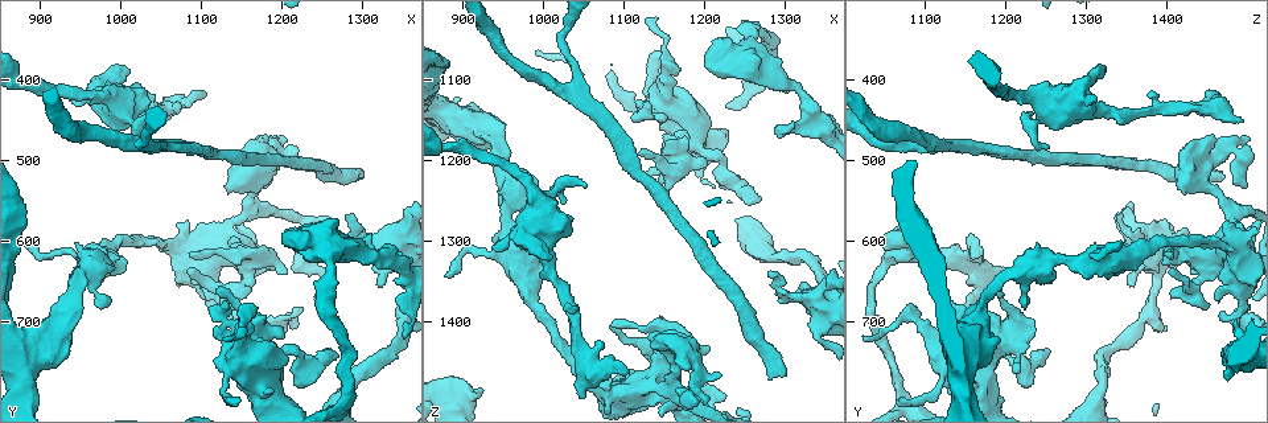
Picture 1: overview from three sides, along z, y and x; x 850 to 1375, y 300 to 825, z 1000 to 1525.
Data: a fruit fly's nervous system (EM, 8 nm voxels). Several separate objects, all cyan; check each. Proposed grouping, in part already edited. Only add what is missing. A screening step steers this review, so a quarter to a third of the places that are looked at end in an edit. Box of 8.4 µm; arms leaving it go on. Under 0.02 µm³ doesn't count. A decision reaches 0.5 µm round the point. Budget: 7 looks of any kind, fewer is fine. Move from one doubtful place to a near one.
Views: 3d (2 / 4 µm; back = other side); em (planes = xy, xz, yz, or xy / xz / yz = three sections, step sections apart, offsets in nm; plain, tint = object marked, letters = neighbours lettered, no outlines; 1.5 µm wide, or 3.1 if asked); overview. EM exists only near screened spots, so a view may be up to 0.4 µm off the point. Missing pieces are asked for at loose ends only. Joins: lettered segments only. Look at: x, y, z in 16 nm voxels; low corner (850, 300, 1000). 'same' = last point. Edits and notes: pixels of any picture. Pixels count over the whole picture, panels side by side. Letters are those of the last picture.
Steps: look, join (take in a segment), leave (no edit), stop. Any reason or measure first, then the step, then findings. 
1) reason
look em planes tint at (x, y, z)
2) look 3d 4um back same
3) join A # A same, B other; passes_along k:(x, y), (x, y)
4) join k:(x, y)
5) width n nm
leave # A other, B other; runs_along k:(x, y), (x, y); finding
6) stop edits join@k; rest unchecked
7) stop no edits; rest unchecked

branch stops here
look 3d 4um at (1205, 715, 1195)

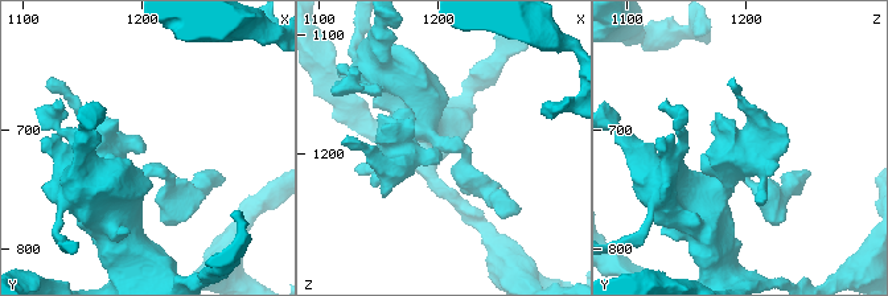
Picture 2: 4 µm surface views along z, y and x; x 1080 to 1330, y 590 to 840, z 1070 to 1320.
look em yz step 8 letters at (1202, 720, 1198)

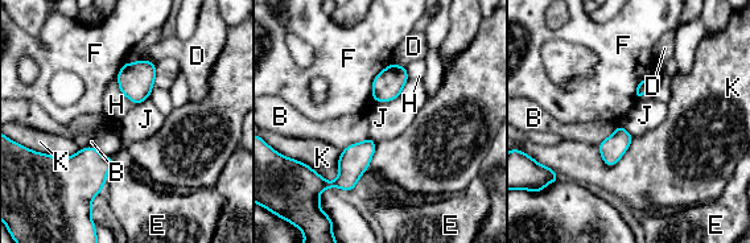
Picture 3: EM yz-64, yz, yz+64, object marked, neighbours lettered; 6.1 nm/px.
leave # B other, D other, E other, F other, H other, J other, K other; border 3:(392, 62), (374, 78), (373, 99); none of them fits

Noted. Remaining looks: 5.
thick end
look em planes tint at (1120, 710, 1125)

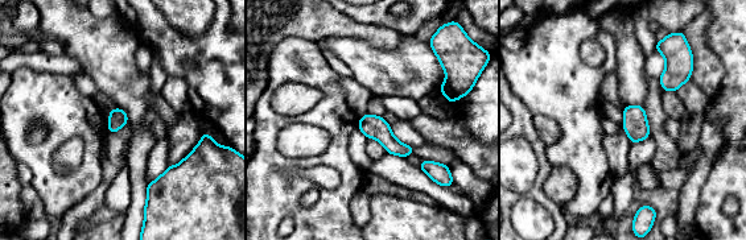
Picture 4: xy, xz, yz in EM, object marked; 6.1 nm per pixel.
look em planes letters same

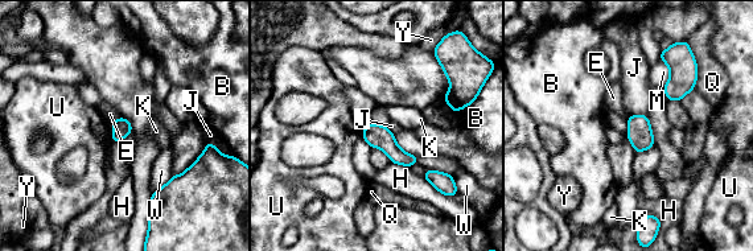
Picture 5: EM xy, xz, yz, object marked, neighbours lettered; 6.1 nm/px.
leave # B other, E other, H other, J other, K other, M other, Q other, U other, W other, Y other; border 5:(646, 114), (633, 114), (629, 116); no lettered segment goes on from it

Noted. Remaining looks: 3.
branch stops here
look 3d 4um at (1010, 390, 1320)

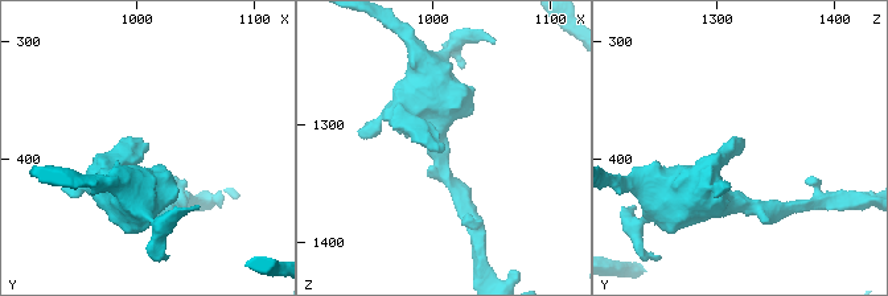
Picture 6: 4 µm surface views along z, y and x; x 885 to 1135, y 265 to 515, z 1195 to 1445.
look em planes letters at (1010, 390, 1320)

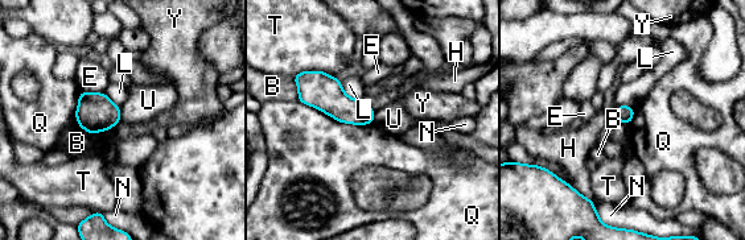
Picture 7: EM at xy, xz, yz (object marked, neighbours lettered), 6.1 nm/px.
longest_contact Q 500 nm
leave # B other, E other, H other, L other, N other, Q other, T other, U other, Y other; no lettered segment goes on from it

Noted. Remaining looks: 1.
stop no edits; rest unchecked

